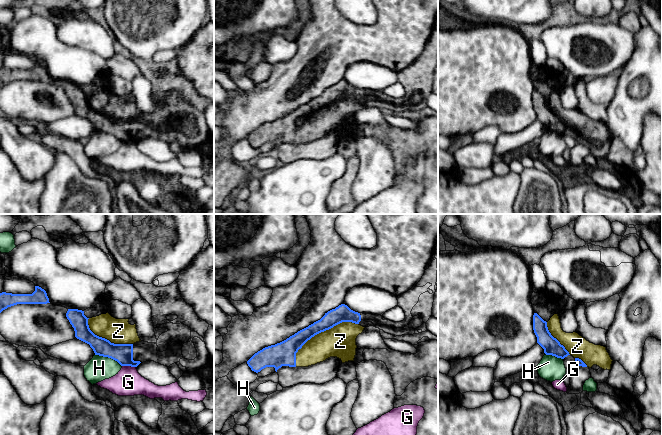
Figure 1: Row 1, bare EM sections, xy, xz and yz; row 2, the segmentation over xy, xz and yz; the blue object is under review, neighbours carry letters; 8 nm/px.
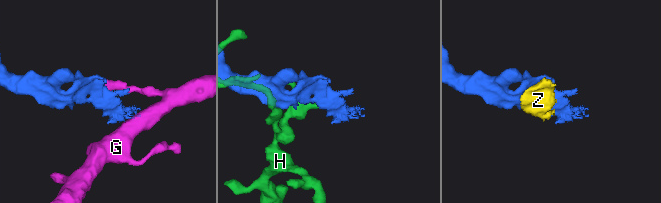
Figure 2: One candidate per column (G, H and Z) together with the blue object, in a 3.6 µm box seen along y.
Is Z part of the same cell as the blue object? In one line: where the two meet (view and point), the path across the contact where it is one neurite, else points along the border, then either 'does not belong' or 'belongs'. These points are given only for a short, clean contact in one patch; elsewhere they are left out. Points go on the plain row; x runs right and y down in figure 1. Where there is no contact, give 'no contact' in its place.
contact xz (320, 108); belongs

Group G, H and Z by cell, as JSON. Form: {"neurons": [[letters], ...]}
{"neurons": [["G"], ["H"], ["Z"]]}

